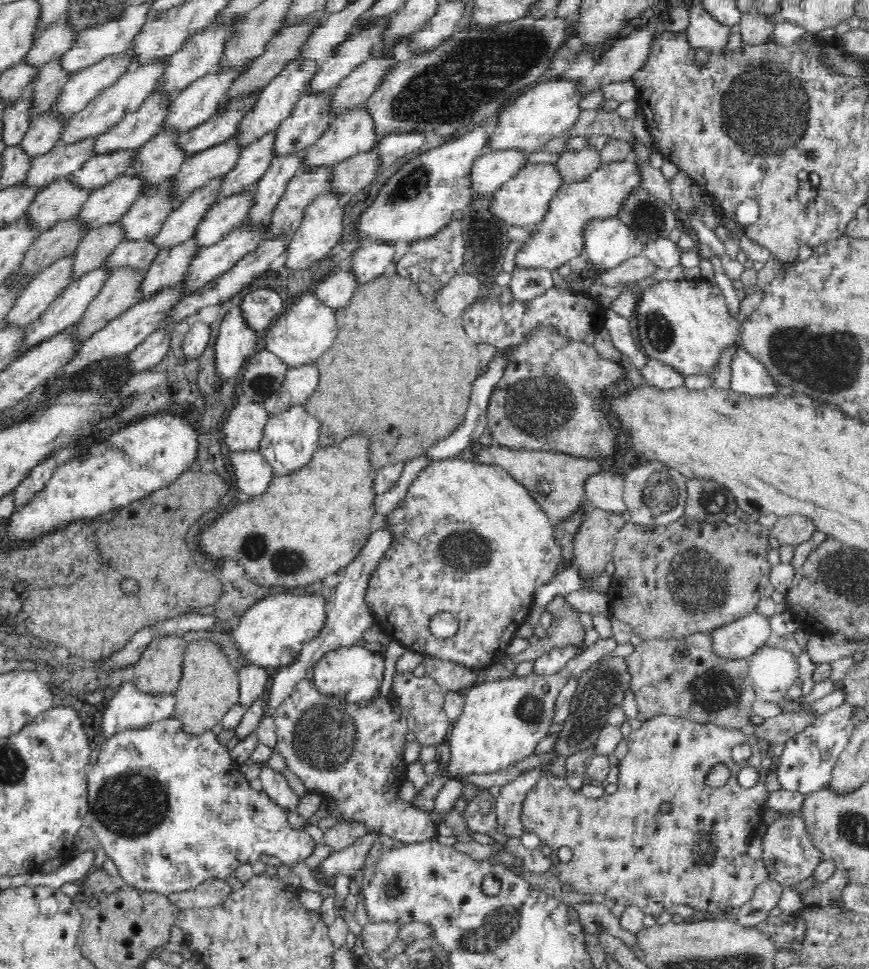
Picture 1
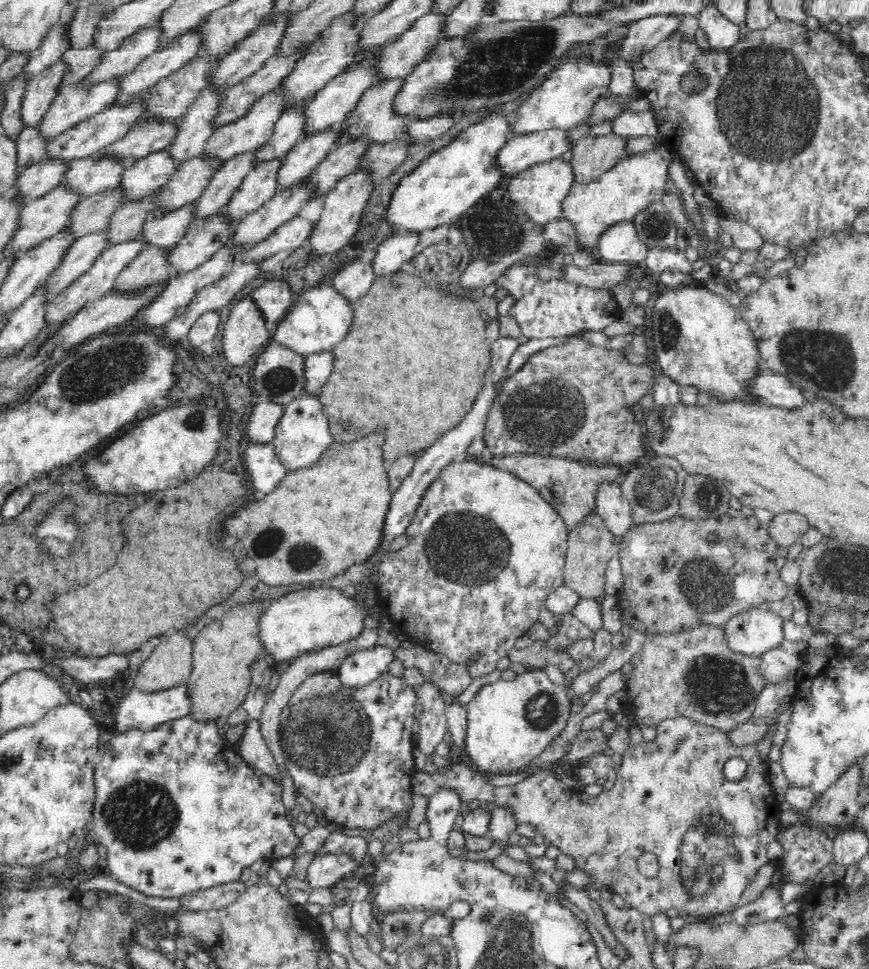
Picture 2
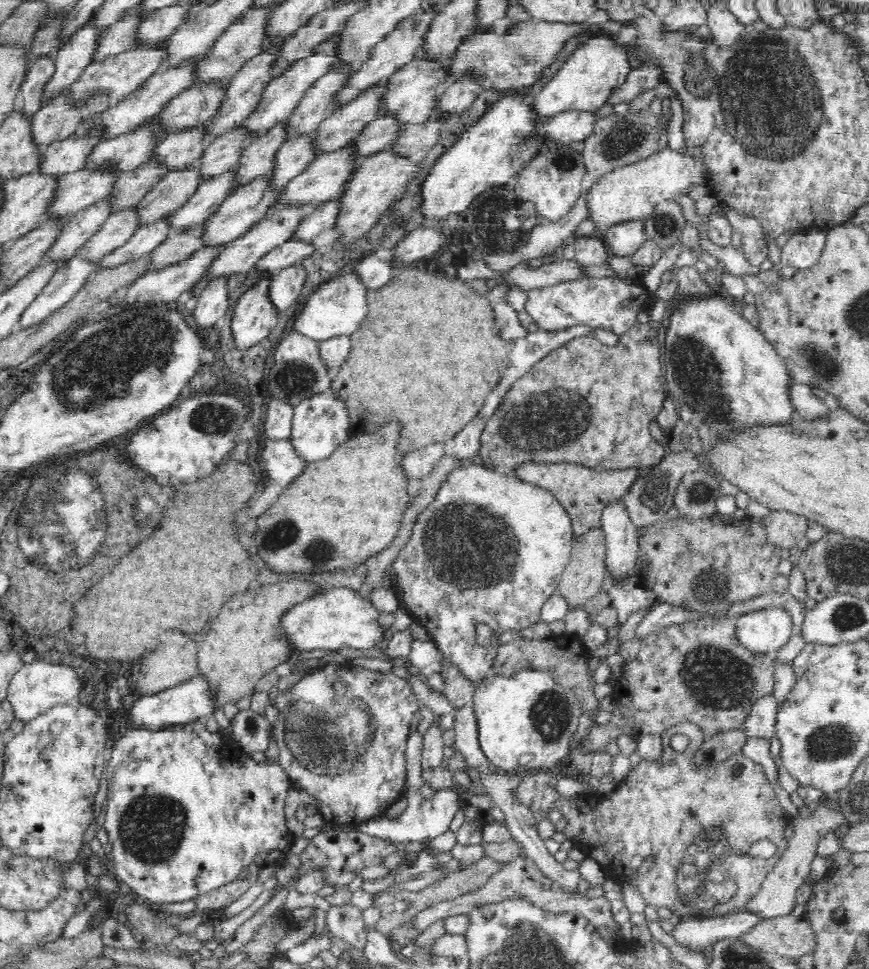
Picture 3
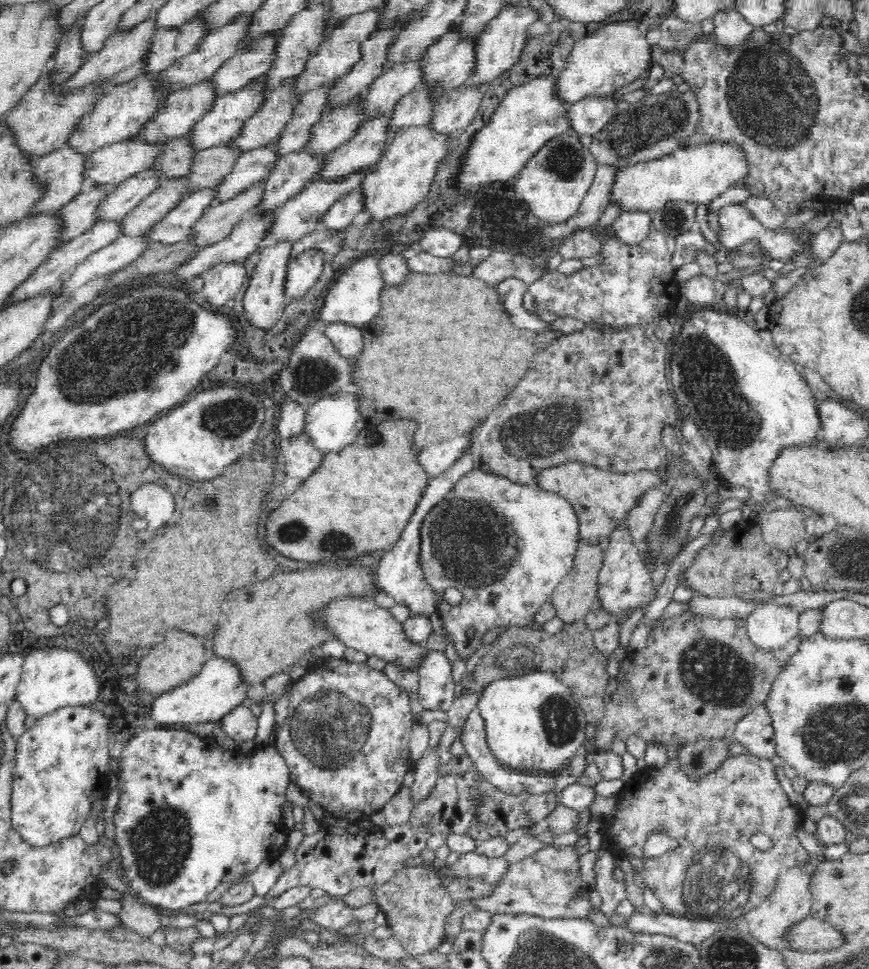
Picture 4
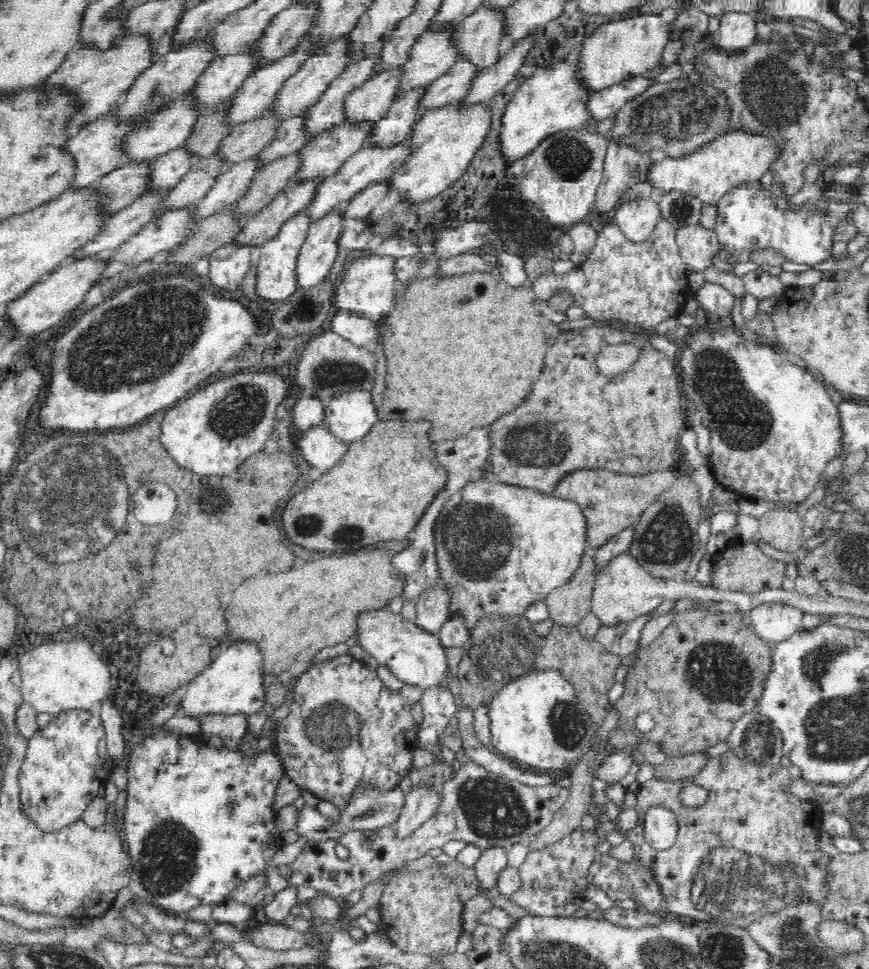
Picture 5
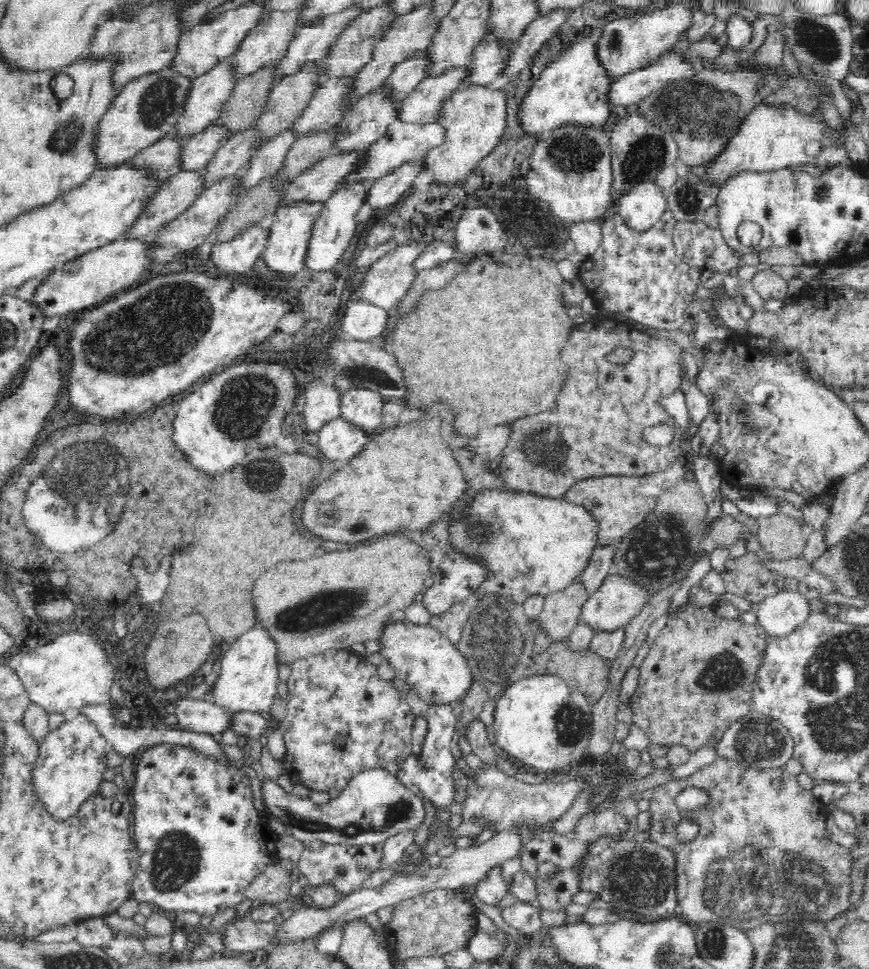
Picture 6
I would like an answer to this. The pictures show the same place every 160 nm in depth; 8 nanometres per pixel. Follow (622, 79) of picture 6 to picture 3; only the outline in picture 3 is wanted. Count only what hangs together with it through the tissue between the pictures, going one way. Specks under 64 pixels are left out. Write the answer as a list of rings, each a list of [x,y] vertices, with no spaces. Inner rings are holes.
[[[570,109],[557,112],[539,125],[539,132],[546,144],[554,142],[571,144],[583,141],[594,133],[598,116],[590,109]]]

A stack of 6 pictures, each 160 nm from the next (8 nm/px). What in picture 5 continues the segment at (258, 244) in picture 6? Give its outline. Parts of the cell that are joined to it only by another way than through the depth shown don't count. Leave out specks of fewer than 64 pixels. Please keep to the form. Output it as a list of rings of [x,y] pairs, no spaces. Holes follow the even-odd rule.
[[[238,242],[228,243],[213,250],[209,259],[209,275],[207,281],[218,291],[227,293],[240,286],[246,272],[250,270],[250,254],[256,251],[254,244]]]

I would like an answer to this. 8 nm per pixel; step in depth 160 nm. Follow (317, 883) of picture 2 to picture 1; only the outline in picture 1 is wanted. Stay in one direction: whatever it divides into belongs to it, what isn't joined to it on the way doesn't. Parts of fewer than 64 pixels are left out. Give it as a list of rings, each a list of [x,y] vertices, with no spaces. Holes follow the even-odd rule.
[[[368,831],[367,836],[359,838],[352,847],[334,851],[334,854],[330,854],[326,860],[322,860],[320,872],[326,878],[334,878],[336,874],[344,874],[355,882],[359,877],[359,872],[364,871],[366,856],[378,836],[378,833]]]

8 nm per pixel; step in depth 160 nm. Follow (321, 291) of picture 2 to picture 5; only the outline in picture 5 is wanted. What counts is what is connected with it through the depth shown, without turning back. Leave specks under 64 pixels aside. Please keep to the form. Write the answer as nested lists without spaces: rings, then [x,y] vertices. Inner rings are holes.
[[[372,255],[348,261],[348,270],[341,277],[336,288],[336,308],[356,311],[364,317],[380,321],[385,318],[396,304],[396,294],[402,287],[396,277],[396,258],[388,255]]]

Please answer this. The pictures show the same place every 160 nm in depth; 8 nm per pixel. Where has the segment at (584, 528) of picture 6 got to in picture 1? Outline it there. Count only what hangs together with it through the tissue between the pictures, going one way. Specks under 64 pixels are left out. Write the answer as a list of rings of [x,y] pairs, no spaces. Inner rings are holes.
[[[469,456],[448,458],[440,460],[440,462],[429,462],[428,466],[422,469],[420,474],[410,484],[410,488],[406,492],[406,498],[386,520],[394,529],[394,542],[386,550],[386,554],[384,554],[382,562],[378,564],[378,568],[374,570],[374,574],[370,578],[368,592],[366,592],[366,603],[370,605],[372,613],[376,616],[377,624],[392,640],[397,641],[410,651],[444,661],[456,662],[476,672],[488,669],[488,666],[493,665],[505,655],[506,646],[510,644],[512,638],[516,637],[516,631],[524,624],[526,616],[528,616],[528,612],[530,612],[535,602],[536,590],[540,586],[548,584],[555,577],[556,573],[565,566],[563,562],[564,547],[560,543],[559,538],[556,537],[557,524],[552,522],[546,515],[546,512],[540,507],[537,500],[532,497],[530,491],[520,481],[512,477],[507,470],[500,468],[500,466],[478,462]],[[441,610],[453,613],[454,618],[458,620],[458,631],[454,638],[450,640],[442,641],[436,639],[428,625],[430,624],[430,618]]]

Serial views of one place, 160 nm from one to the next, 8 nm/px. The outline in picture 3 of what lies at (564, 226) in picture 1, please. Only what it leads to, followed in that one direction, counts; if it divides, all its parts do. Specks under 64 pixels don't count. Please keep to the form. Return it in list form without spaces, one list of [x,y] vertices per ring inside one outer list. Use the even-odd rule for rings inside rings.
[[[669,146],[648,156],[646,160],[615,168],[600,177],[588,190],[590,220],[595,226],[594,235],[600,236],[608,227],[625,220],[644,221],[662,201],[688,196],[694,188],[708,189],[710,172],[704,157],[690,152],[676,152]]]

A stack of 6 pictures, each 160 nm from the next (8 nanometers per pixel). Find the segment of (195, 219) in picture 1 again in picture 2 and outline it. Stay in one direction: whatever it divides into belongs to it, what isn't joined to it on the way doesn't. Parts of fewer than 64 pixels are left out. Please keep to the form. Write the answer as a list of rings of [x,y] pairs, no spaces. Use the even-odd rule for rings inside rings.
[[[258,149],[239,152],[229,158],[224,166],[212,178],[210,186],[198,198],[194,218],[211,215],[226,208],[233,200],[234,194],[240,190],[244,178],[258,164]]]

